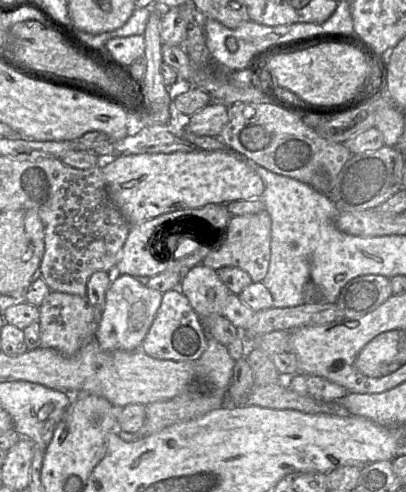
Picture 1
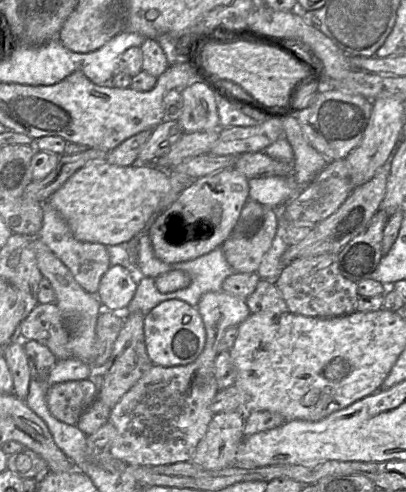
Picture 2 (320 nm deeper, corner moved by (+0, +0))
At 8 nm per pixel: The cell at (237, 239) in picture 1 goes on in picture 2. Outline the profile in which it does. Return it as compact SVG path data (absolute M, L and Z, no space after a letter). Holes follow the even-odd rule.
M263 207L263 218L253 236L234 233L221 245L225 259L239 273L257 272L259 265L276 236L279 212L271 207Z

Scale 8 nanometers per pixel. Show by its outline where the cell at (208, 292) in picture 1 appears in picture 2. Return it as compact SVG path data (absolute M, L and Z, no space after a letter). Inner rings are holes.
M224 290L203 294L196 308L206 332L202 353L187 365L153 365L115 404L108 421L116 429L116 437L108 446L108 452L113 458L139 466L188 462L206 434L214 416L211 404L220 391L214 370L219 342L229 327L237 327L251 312L245 300Z

